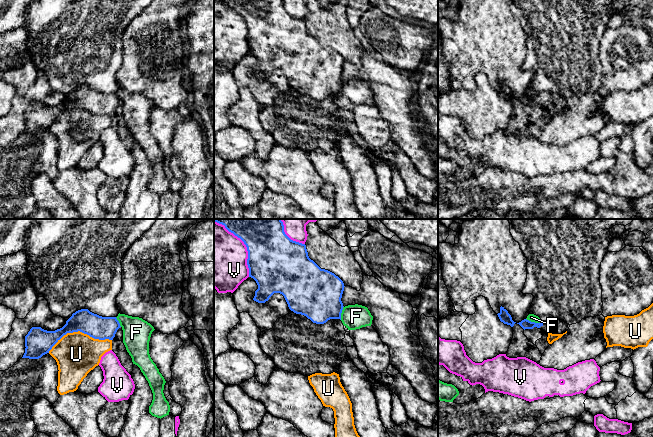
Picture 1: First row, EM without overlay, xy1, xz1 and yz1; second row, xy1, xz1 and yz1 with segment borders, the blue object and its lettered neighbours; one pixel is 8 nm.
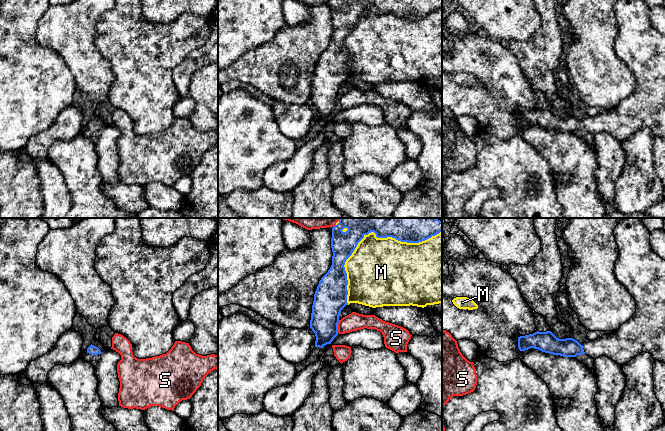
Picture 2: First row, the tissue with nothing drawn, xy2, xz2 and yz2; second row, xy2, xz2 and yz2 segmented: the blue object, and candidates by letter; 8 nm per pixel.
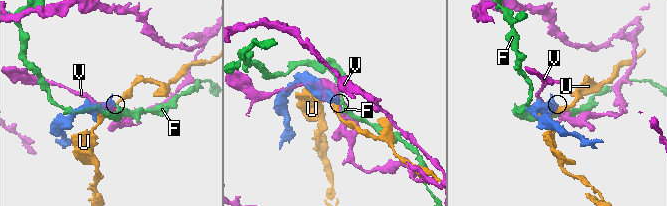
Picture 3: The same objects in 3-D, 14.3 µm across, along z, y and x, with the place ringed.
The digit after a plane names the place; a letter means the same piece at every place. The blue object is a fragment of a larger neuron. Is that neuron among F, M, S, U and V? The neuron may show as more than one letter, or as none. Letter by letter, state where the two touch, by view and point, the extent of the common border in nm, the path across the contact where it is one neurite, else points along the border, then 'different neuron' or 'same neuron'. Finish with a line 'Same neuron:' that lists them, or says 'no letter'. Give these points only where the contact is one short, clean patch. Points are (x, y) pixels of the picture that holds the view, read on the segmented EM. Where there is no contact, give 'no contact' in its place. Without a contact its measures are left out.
F: contact yz1 (534, 322); length 140 nm; border yz1 (526, 318), (542, 323); different neuron
M: contact xz2 (369, 232); length 950 nm; different neuron
S: contact xz2 (337, 326); length 110 nm; different neuron
U: contact xy1 (79, 330); length 500 nm; different neuron
V: contact xz1 (245, 244); length 550 nm; different neuron
Same neuron: no letter

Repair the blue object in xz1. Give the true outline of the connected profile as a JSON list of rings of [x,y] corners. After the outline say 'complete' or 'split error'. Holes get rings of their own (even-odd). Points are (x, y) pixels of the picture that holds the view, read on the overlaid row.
[[[214,219],[214,222],[224,225],[246,245],[249,277],[258,285],[254,301],[265,303],[274,293],[280,293],[291,311],[306,316],[313,323],[341,320],[343,281],[311,260],[306,245],[291,240],[285,234],[281,219]]]; complete

